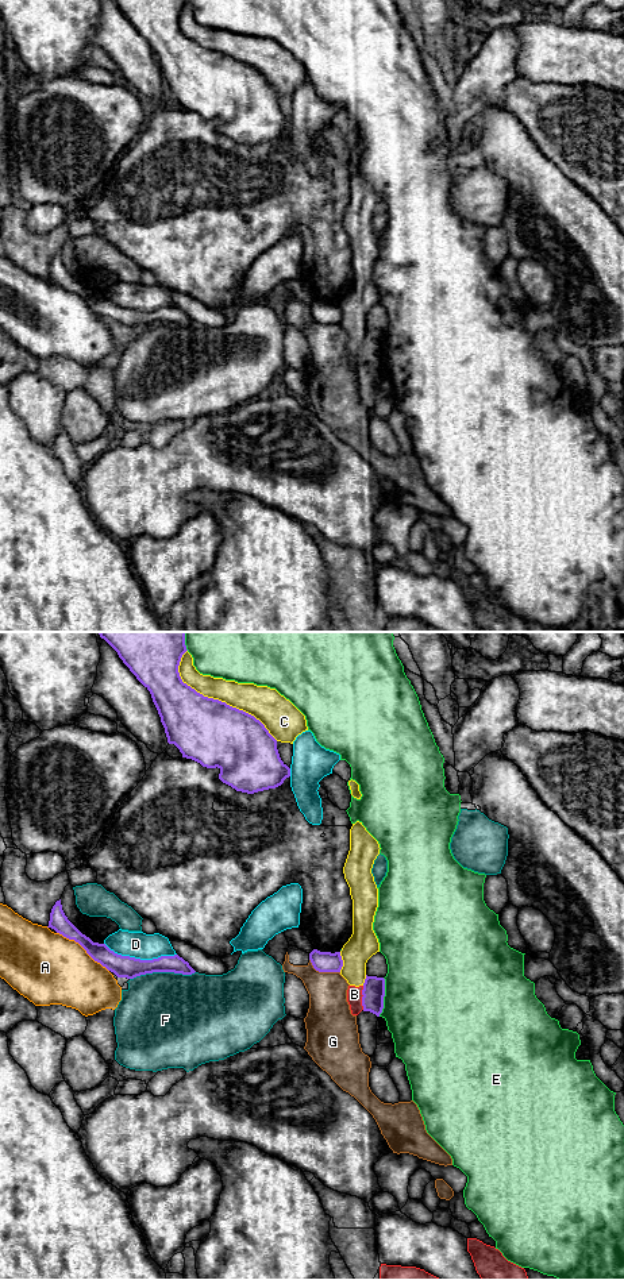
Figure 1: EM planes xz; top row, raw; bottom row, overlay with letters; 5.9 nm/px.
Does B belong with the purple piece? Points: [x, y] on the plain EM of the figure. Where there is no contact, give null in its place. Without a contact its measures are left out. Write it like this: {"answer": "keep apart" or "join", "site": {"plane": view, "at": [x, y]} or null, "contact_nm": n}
{"answer": "keep apart", "site": {"plane": "xz", "at": [362, 350]}, "contact_nm": 140}

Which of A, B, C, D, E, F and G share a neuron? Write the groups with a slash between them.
A / B C / D / E / F / G

